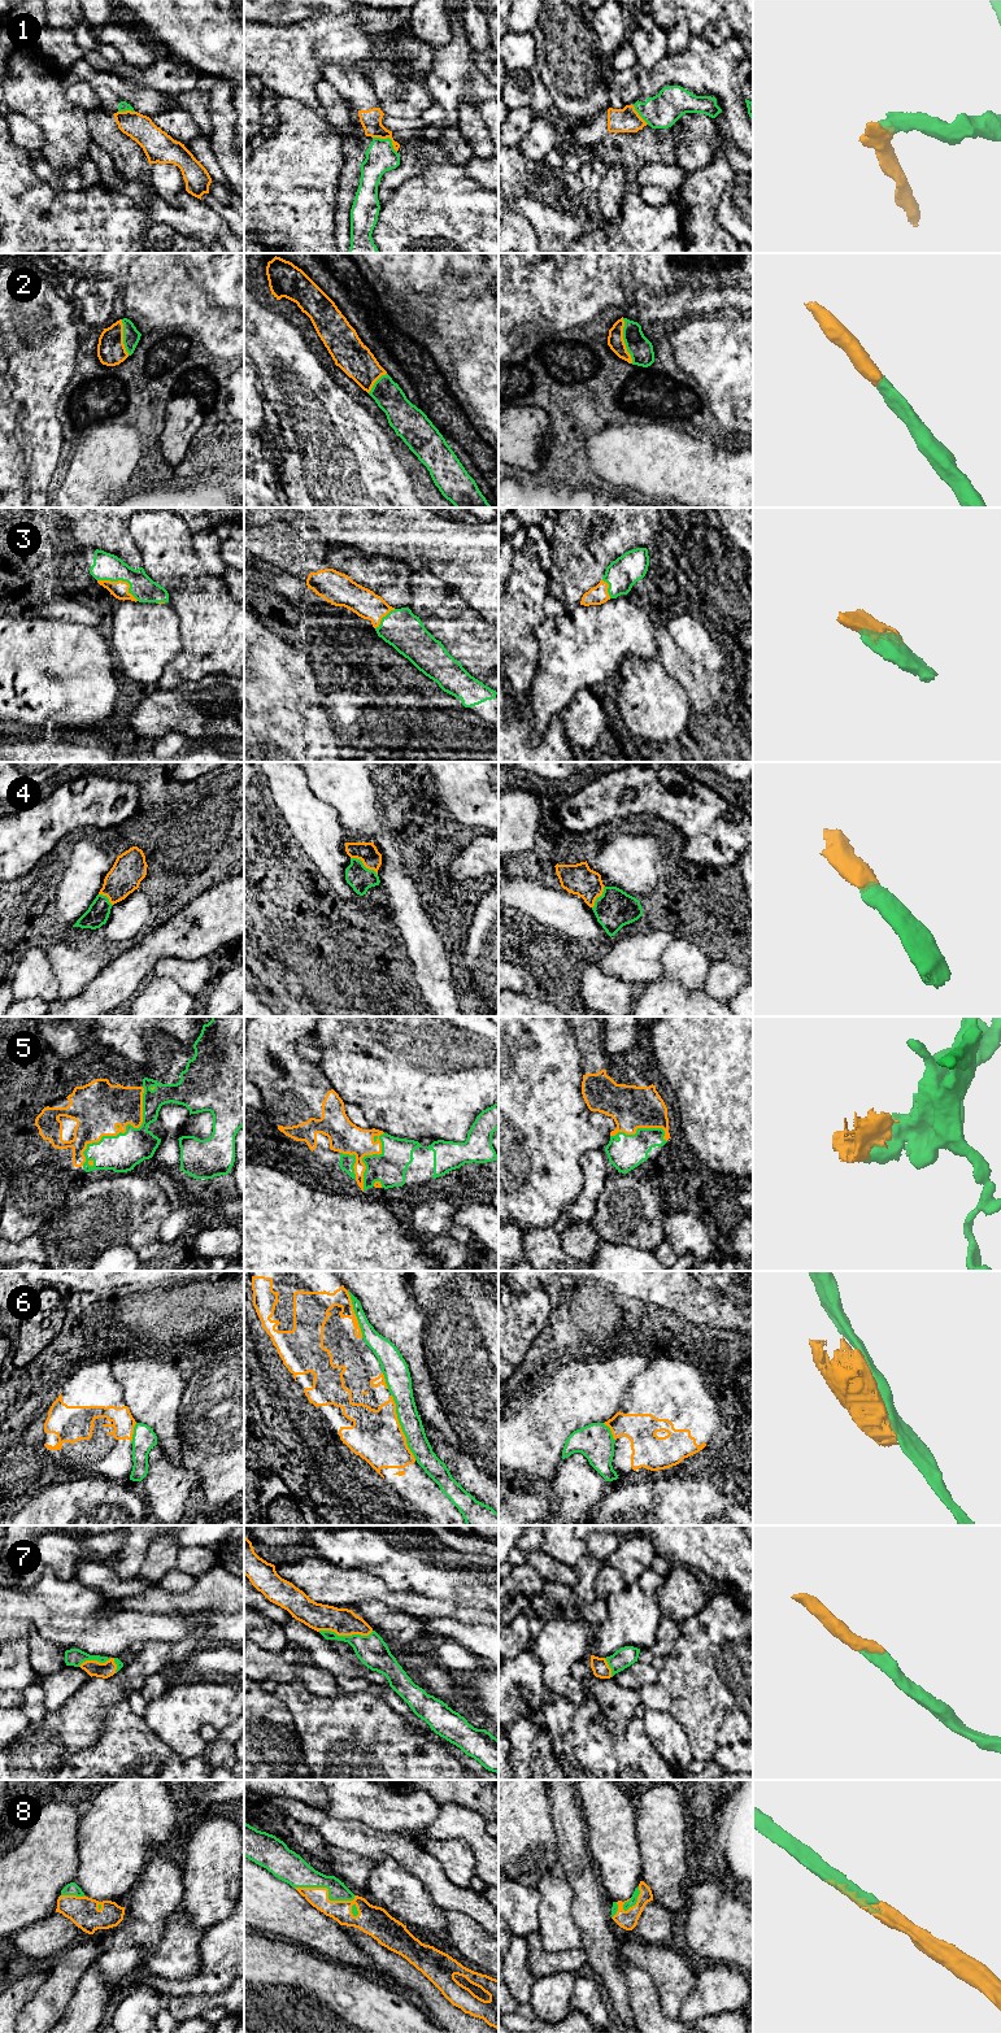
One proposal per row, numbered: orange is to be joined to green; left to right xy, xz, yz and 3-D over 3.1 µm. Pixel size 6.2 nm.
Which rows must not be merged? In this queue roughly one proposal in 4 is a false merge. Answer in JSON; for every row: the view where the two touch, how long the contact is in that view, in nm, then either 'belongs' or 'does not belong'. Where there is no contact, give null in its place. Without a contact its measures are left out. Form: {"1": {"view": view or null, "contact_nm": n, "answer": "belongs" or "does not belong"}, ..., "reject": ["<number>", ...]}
{"1": {"view": "xz", "contact_nm": 180, "answer": "belongs"}, "2": {"view": "yz", "contact_nm": 280, "answer": "belongs"}, "3": {"view": "xy", "contact_nm": 280, "answer": "belongs"}, "4": {"view": "xz", "contact_nm": 200, "answer": "belongs"}, "5": {"view": "xy", "contact_nm": 600, "answer": "belongs"}, "6": {"view": "xz", "contact_nm": 440, "answer": "does not belong"}, "7": {"view": "xz", "contact_nm": 340, "answer": "belongs"}, "8": {"view": "xz", "contact_nm": 380, "answer": "belongs"}, "reject": ["6"]}

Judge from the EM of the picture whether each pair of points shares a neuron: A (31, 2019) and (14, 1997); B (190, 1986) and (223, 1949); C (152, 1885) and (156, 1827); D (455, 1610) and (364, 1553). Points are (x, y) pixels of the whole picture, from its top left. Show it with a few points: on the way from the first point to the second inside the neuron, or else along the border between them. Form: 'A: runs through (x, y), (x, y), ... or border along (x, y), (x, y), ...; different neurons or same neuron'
A: border along (42, 1984), (16, 2019); different neurons
B: runs through (200, 1981), (222, 1959); same neuron
C: border along (156, 1851), (138, 1880); different neurons
D: border along (408, 1592), (447, 1601), (469, 1600); different neurons

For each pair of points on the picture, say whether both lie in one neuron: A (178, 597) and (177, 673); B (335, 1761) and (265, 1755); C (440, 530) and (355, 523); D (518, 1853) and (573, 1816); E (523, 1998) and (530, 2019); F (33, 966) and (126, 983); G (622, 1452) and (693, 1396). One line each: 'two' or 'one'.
A: one
B: two
C: one
D: two
E: two
F: two
G: one

